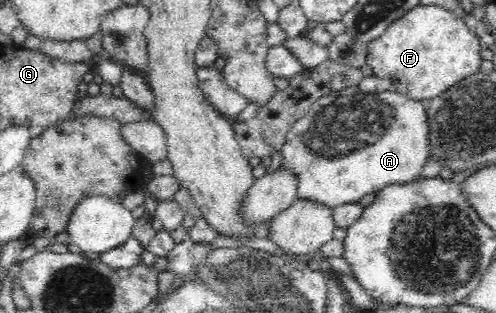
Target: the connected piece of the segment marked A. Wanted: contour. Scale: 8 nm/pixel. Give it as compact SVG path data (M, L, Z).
M394 90L387 92L359 92L348 96L339 96L337 99L327 106L317 108L311 114L307 114L303 118L297 119L297 122L289 128L286 134L286 141L282 148L282 163L280 168L290 170L297 177L297 196L303 200L314 200L319 204L325 205L331 210L343 204L352 204L359 202L363 196L367 194L378 193L382 188L389 184L405 184L418 179L423 170L423 166L430 158L429 150L429 125L426 108L421 100L413 100Z

